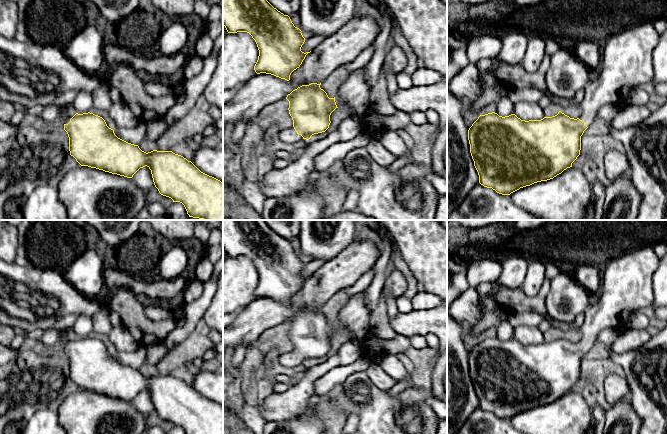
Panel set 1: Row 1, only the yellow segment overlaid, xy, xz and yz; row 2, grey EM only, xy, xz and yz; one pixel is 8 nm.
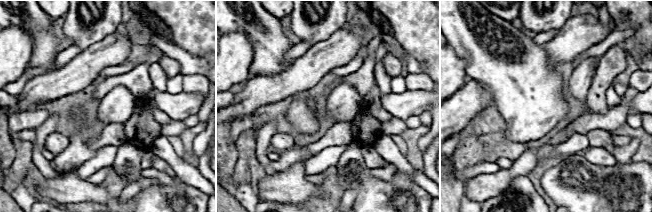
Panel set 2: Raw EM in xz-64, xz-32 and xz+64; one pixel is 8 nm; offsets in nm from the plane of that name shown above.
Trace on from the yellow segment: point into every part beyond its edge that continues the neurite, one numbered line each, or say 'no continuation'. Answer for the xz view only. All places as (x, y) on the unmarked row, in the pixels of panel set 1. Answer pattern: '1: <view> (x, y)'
1: xz (289, 360)

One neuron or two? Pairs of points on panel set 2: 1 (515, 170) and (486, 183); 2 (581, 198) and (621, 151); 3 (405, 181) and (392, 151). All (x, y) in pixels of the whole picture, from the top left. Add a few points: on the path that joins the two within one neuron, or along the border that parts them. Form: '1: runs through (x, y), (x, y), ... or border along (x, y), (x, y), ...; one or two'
1: runs through (508, 175), (498, 183), (493, 183); one
2: border along (631, 161), (616, 164); two
3: border along (397, 170), (407, 173), (420, 185); two

